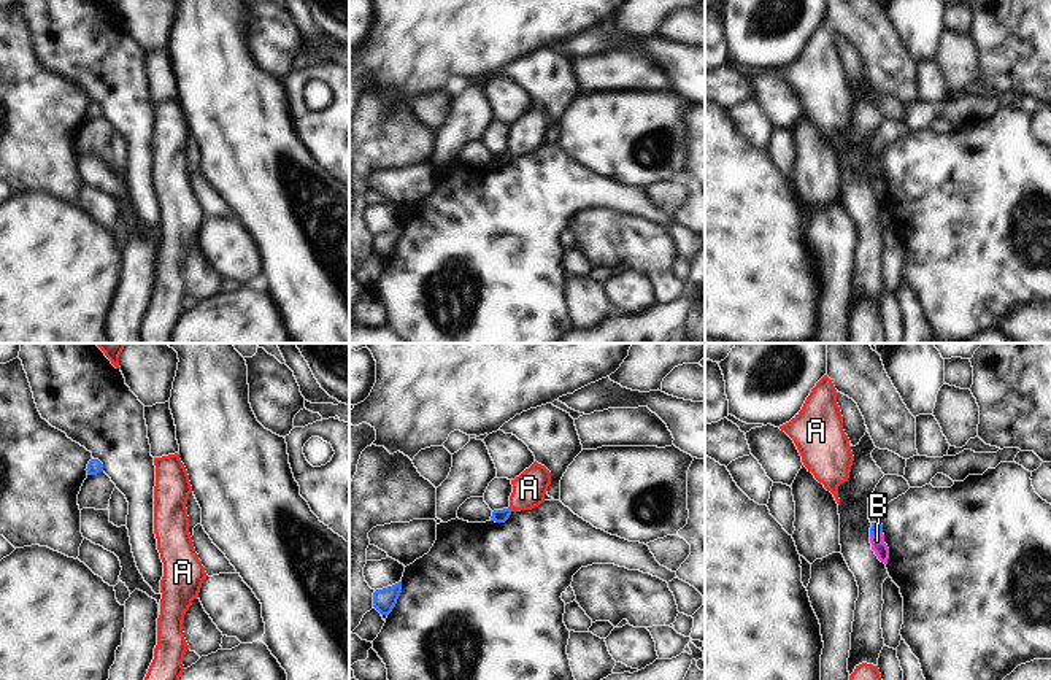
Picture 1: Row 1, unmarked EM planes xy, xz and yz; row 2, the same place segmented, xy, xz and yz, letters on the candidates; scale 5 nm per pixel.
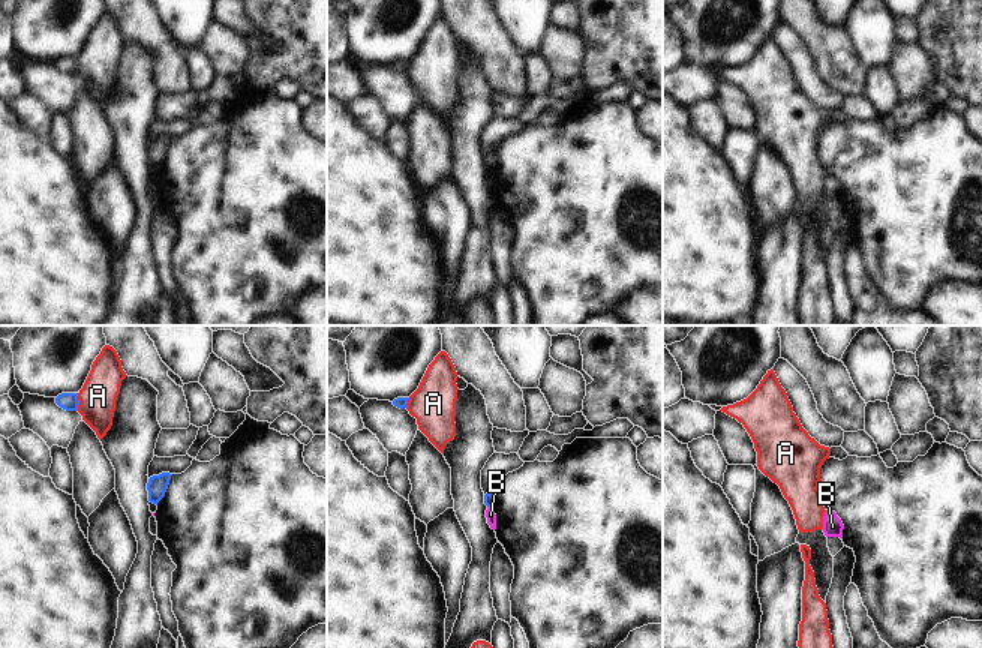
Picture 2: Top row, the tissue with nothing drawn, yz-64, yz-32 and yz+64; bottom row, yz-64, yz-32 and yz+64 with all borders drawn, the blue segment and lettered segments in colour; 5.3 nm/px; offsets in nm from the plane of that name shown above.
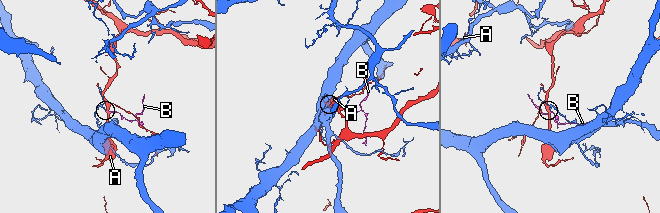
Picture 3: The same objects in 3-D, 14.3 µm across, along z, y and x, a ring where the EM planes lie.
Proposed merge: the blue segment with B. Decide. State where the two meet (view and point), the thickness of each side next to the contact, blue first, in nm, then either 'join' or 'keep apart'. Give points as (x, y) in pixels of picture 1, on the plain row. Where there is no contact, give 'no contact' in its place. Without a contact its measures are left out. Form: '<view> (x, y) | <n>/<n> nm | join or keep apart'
yz (875, 177) | 60/70 nm | keep apart

